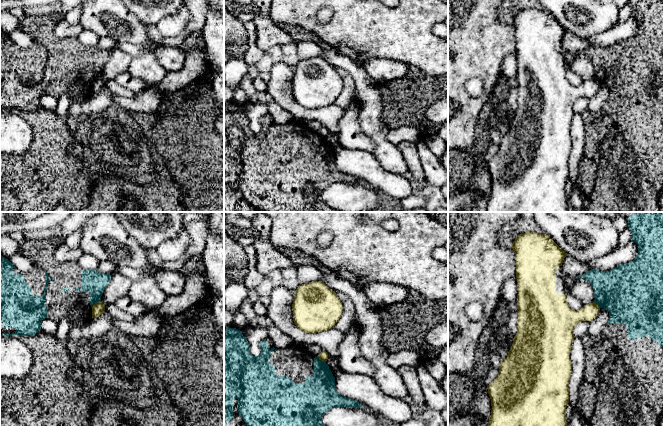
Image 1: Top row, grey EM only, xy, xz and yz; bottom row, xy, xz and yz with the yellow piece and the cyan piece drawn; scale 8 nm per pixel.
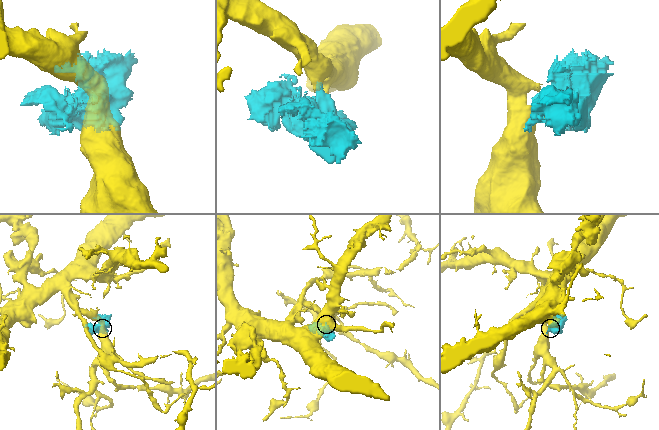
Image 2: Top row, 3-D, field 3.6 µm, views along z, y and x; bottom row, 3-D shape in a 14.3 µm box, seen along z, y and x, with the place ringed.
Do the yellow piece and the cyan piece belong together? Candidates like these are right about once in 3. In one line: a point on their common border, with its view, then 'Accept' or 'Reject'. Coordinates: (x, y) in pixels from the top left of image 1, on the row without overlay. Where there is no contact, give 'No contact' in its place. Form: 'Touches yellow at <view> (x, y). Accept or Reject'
Touches yellow at xz (321, 136). Reject

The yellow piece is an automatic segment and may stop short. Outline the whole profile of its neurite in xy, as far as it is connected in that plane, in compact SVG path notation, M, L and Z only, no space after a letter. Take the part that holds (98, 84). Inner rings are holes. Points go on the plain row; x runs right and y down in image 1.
M102 78L95 79L92 82L92 94L99 93L105 86L105 81Z

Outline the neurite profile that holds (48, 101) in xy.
M45 94L41 98L41 106L45 109L55 109L58 103L58 97Z

